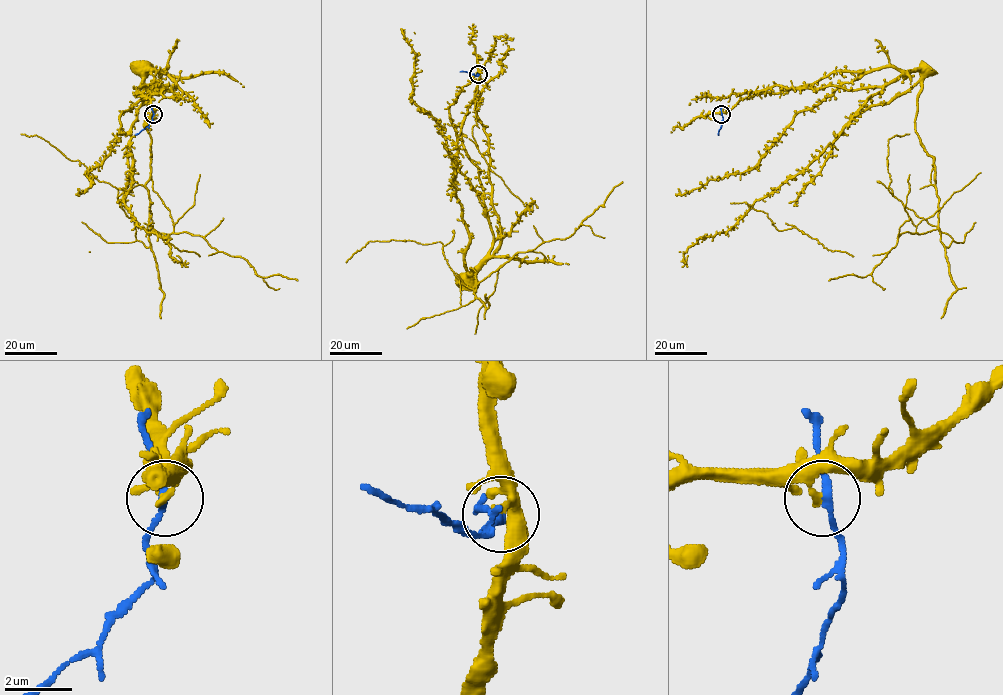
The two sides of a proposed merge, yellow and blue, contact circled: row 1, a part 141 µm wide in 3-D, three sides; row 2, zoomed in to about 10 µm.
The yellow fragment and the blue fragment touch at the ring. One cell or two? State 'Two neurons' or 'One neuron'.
Two neurons

